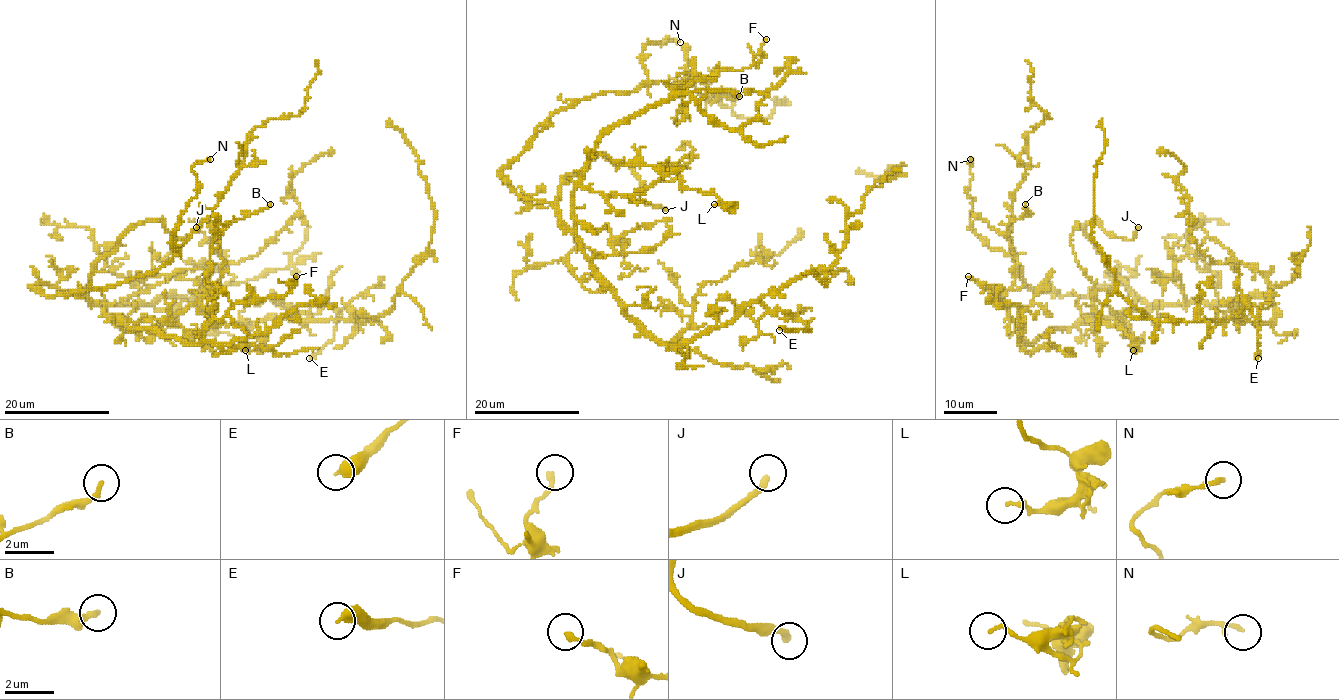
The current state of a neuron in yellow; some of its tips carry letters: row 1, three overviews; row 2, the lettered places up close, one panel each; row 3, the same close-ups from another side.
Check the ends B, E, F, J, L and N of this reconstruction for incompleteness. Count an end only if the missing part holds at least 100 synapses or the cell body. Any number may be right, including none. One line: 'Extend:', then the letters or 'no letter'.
Extend: J

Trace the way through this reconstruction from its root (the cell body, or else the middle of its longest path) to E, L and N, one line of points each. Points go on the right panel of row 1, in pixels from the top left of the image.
E: (1193, 302), (1267, 297), (1274, 308), (1269, 324), (1230, 317), (1245, 304), (1250, 308), (1258, 358)
L: (1193, 302), (1123, 309), (1114, 316), (1123, 322), (1094, 300), (1096, 314), (1120, 325), (1133, 339), (1133, 350)
N: (1193, 302), (1146, 304), (1122, 284), (1081, 297), (1032, 289), (1021, 267), (970, 227), (970, 159)

